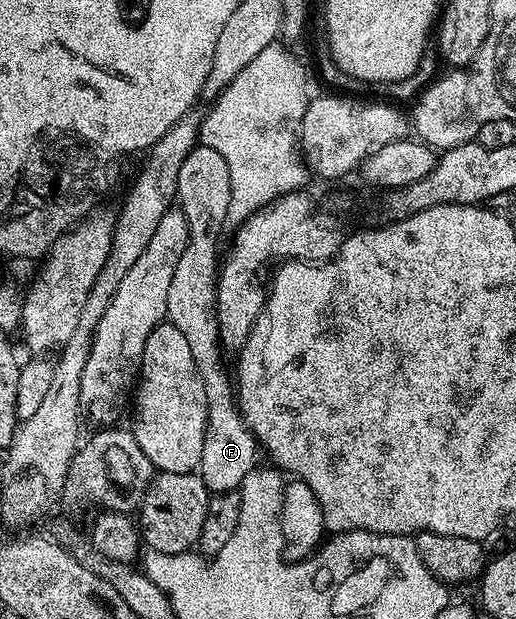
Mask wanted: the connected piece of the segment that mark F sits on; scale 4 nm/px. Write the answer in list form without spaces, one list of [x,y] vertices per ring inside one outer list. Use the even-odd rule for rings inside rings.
[[[198,145],[191,149],[191,153],[187,153],[187,161],[183,161],[183,166],[179,169],[179,181],[177,182],[176,202],[179,204],[179,209],[183,213],[183,217],[187,217],[187,225],[189,226],[189,236],[187,237],[187,249],[183,249],[183,253],[179,257],[179,261],[175,264],[175,274],[171,276],[171,285],[167,289],[167,309],[165,310],[168,322],[175,325],[175,329],[179,329],[179,333],[183,333],[183,338],[187,341],[187,345],[191,348],[191,357],[195,357],[195,369],[199,373],[199,377],[203,381],[203,393],[207,397],[207,433],[203,441],[203,457],[199,468],[200,474],[205,480],[207,489],[210,493],[220,493],[223,491],[236,491],[241,486],[243,477],[247,477],[247,473],[256,471],[259,466],[259,444],[257,438],[251,433],[251,429],[245,423],[245,418],[241,416],[241,409],[237,406],[237,397],[235,394],[235,383],[231,378],[231,371],[225,368],[225,359],[223,348],[221,346],[221,338],[219,337],[219,317],[217,316],[217,276],[219,274],[219,256],[223,251],[223,243],[221,247],[221,233],[229,223],[227,217],[227,204],[231,201],[231,173],[227,173],[227,161],[223,161],[223,157],[219,157],[219,153],[215,153],[215,149]]]

